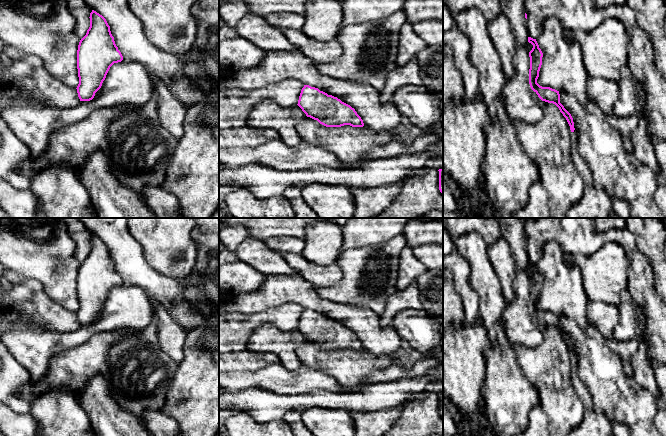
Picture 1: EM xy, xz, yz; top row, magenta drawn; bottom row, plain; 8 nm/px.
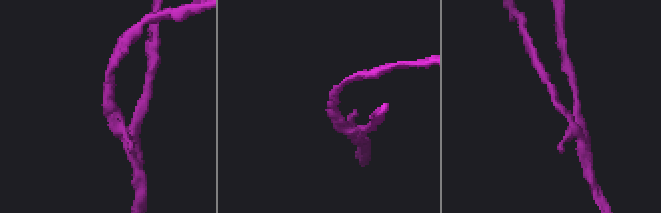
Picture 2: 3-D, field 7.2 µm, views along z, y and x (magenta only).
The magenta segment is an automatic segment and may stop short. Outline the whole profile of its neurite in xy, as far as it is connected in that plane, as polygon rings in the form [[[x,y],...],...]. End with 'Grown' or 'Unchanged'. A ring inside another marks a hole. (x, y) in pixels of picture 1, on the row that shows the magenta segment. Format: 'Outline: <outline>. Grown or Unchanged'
Outline: [[[94,10],[89,18],[90,27],[77,50],[79,84],[76,89],[80,101],[92,100],[110,67],[123,60],[106,19]]]. Unchanged

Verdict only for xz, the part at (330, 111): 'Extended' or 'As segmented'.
As segmented

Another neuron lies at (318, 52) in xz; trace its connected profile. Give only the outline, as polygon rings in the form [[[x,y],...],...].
[[[291,28],[285,29],[284,34],[300,53],[315,64],[328,63],[342,54],[342,45],[336,39],[322,43],[304,35],[301,30]]]

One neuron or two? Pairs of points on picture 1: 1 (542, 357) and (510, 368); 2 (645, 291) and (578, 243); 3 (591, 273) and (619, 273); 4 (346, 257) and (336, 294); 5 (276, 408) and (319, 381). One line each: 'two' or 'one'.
1: two
2: one
3: one
4: one
5: two

